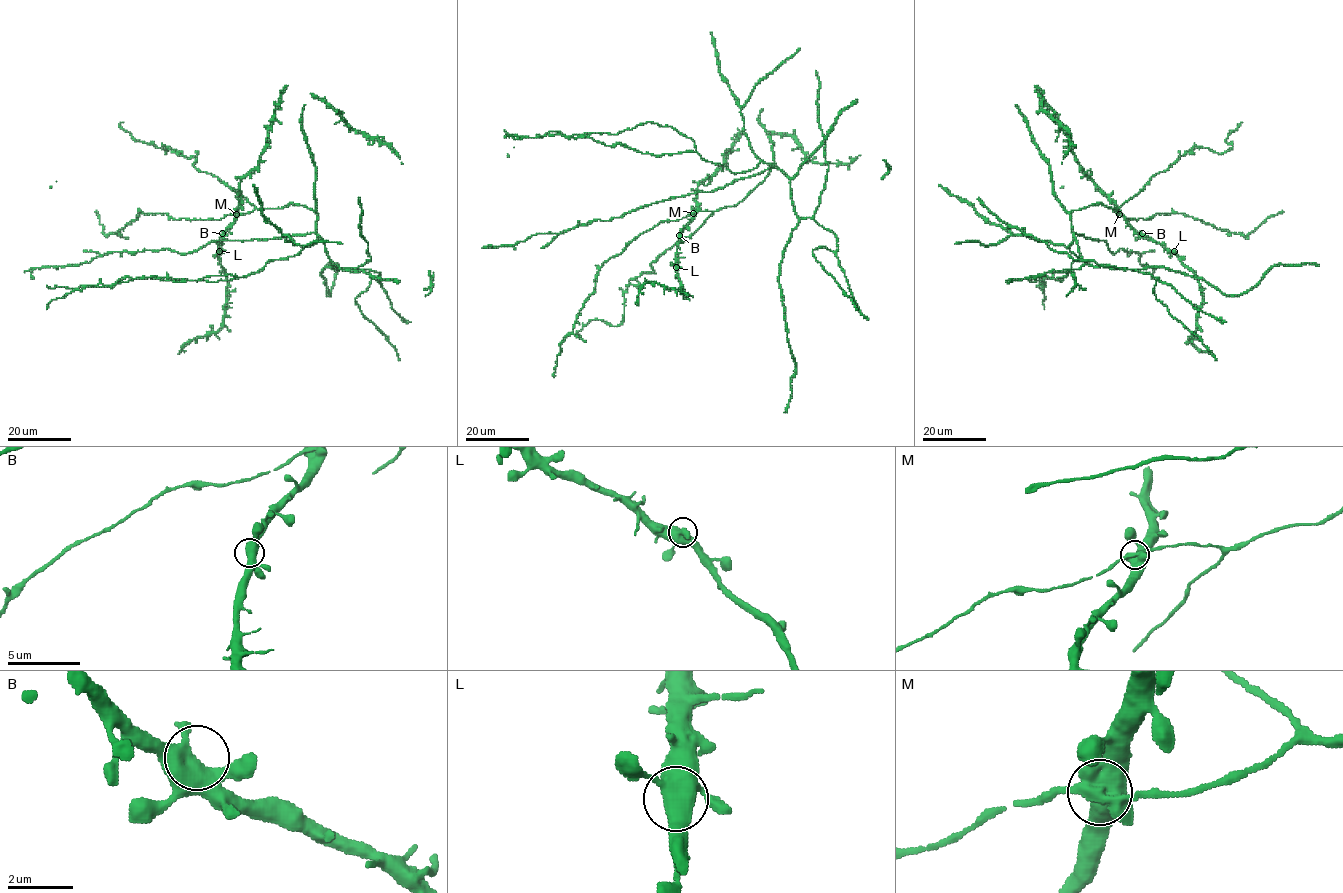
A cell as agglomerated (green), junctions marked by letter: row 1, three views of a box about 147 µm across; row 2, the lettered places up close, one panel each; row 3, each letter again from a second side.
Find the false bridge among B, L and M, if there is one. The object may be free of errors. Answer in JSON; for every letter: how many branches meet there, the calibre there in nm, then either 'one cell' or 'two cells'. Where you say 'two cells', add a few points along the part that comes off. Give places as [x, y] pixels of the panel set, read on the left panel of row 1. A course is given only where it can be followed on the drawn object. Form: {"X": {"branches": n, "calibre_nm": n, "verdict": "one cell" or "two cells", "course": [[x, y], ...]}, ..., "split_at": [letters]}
{"B": {"branches": 5, "calibre_nm": 480, "verdict": "one cell"}, "L": {"branches": 4, "calibre_nm": 440, "verdict": "one cell"}, "M": {"branches": 5, "calibre_nm": 500, "verdict": "one cell"}, "split_at": []}

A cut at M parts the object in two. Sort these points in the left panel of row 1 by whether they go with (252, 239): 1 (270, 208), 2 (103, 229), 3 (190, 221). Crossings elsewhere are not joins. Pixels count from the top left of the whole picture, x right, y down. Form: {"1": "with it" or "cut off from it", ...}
{"1": "cut off from it", "2": "cut off from it", "3": "cut off from it"}

